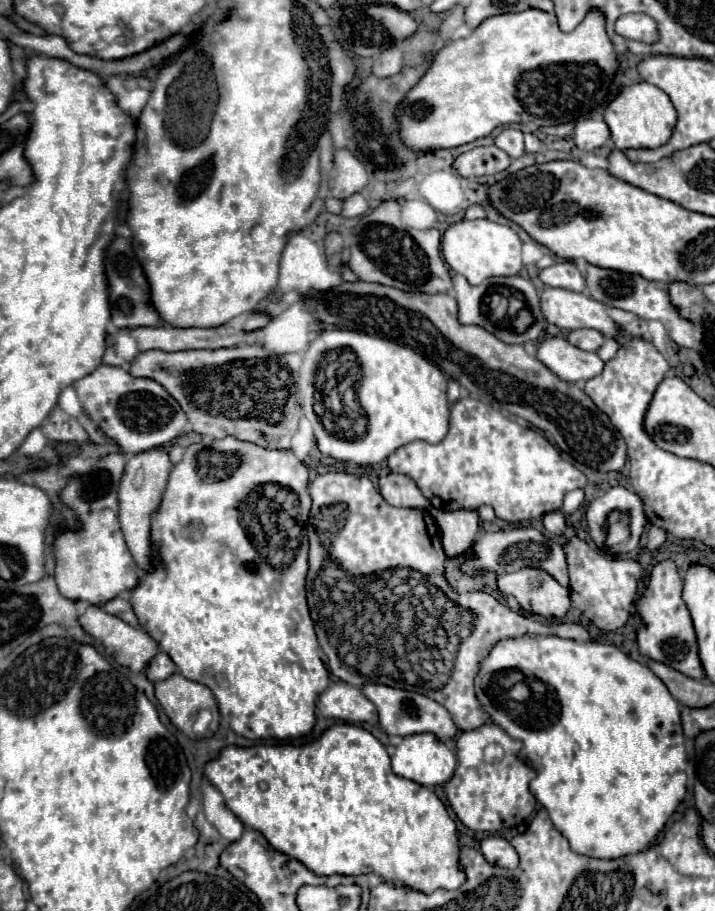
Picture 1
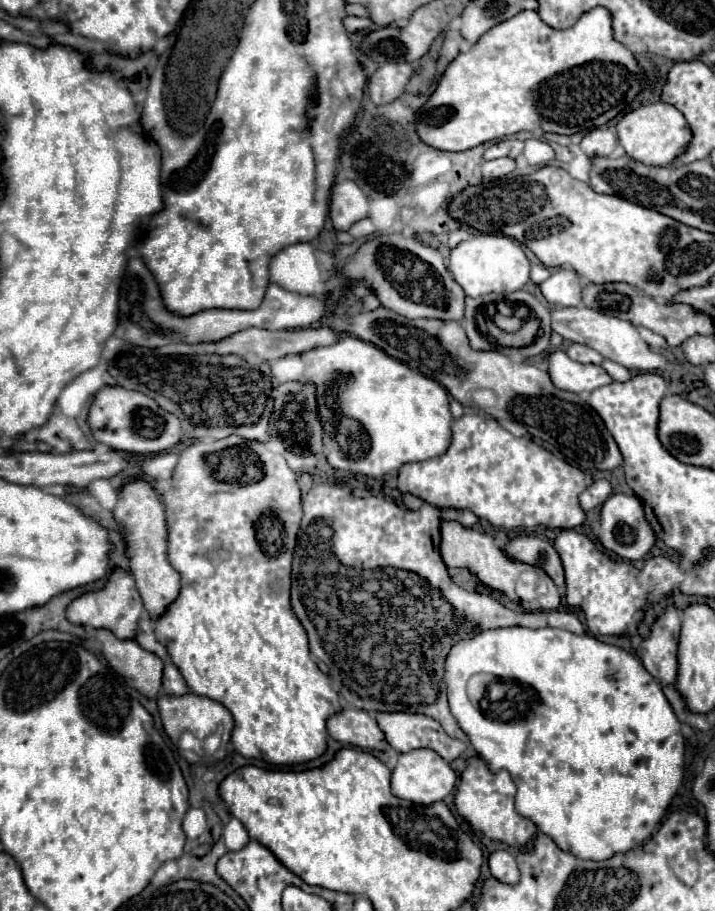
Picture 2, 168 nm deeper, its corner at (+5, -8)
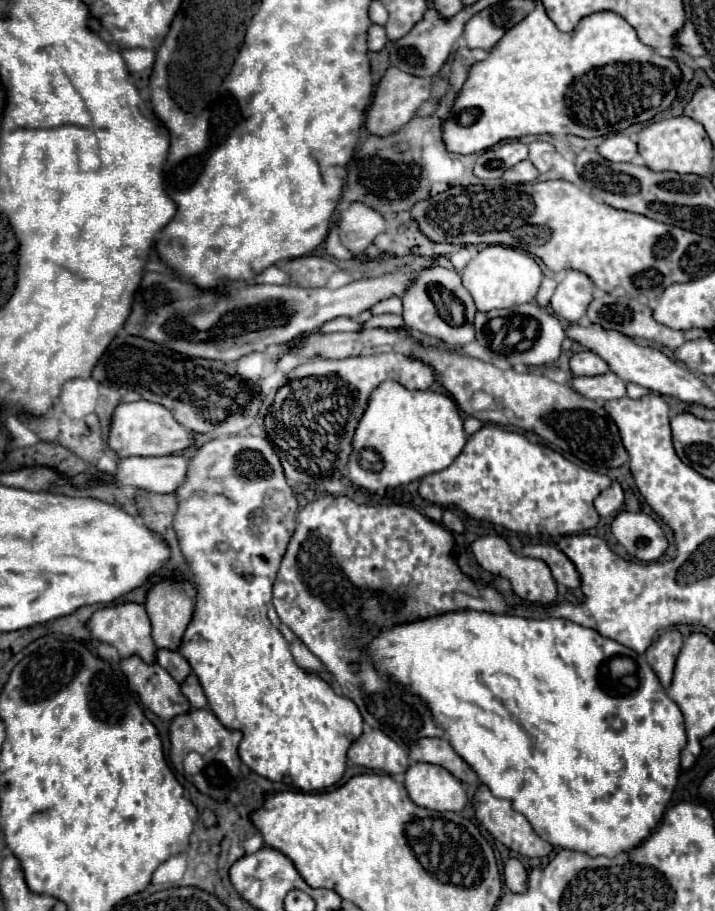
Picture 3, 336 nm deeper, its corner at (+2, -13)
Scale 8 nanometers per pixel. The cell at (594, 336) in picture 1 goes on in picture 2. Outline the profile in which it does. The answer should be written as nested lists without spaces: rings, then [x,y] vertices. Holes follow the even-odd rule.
[[[571,344],[567,348],[567,356],[581,364],[601,364],[603,362],[603,356],[599,352],[591,350],[589,346],[583,346],[583,344]]]

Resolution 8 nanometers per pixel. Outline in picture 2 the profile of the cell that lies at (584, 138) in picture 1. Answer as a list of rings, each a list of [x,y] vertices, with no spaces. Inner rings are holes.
[[[603,126],[603,128],[595,128],[589,134],[585,134],[583,142],[581,142],[581,150],[587,156],[611,156],[613,150],[617,148],[617,132]]]

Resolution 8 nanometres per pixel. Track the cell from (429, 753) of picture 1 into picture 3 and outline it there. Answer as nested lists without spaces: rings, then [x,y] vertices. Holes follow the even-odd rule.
[[[414,763],[404,773],[408,797],[432,811],[462,811],[466,807],[464,785],[444,767],[432,763]]]

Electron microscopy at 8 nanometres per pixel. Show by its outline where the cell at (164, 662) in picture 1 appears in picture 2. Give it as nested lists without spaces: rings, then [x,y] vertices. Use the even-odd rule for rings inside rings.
[[[167,660],[165,662],[165,670],[163,670],[163,692],[167,696],[183,696],[189,692],[189,686],[185,682],[185,678],[181,676],[179,668]]]

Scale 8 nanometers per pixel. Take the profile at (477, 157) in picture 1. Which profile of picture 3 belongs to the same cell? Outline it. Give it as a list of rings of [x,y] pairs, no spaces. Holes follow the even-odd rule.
[[[522,161],[522,163],[516,163],[514,167],[506,169],[502,179],[508,181],[508,183],[534,183],[538,179],[538,171],[536,167],[530,163],[530,161]]]

